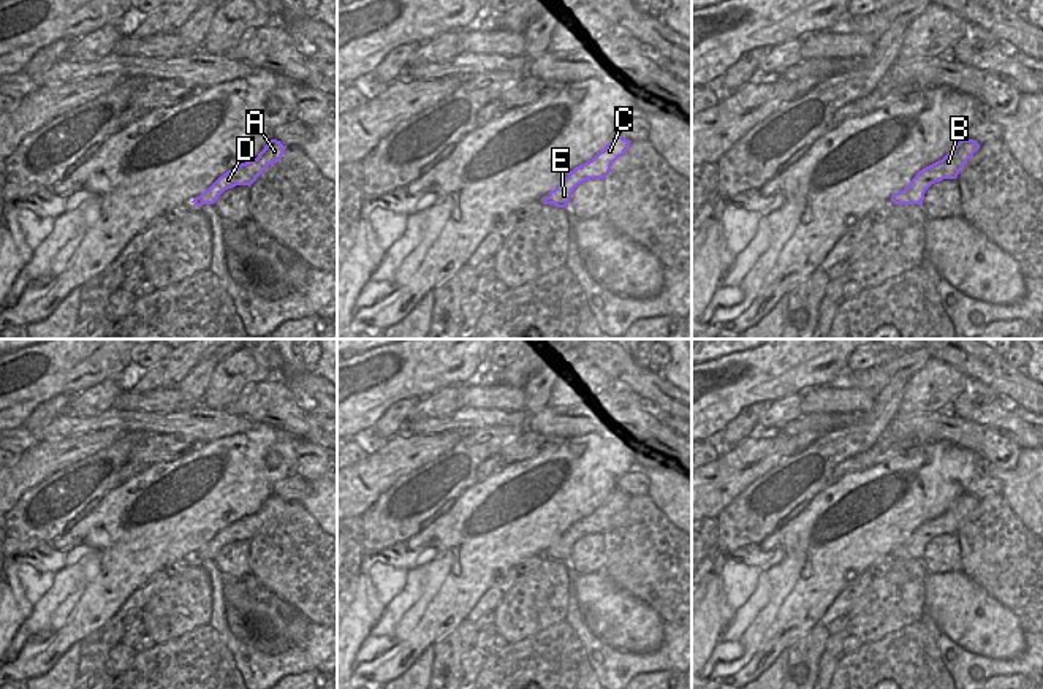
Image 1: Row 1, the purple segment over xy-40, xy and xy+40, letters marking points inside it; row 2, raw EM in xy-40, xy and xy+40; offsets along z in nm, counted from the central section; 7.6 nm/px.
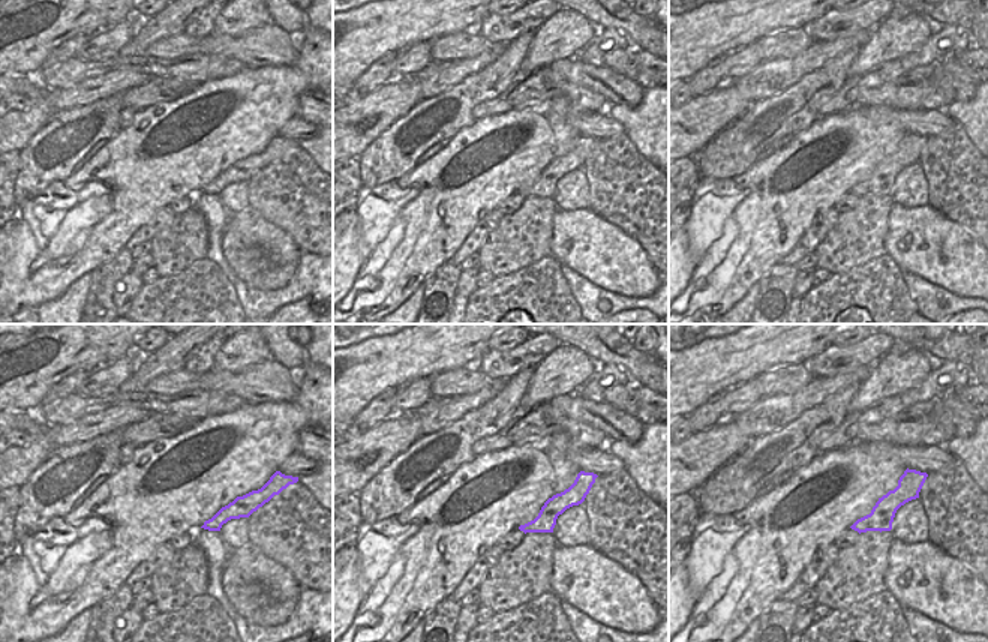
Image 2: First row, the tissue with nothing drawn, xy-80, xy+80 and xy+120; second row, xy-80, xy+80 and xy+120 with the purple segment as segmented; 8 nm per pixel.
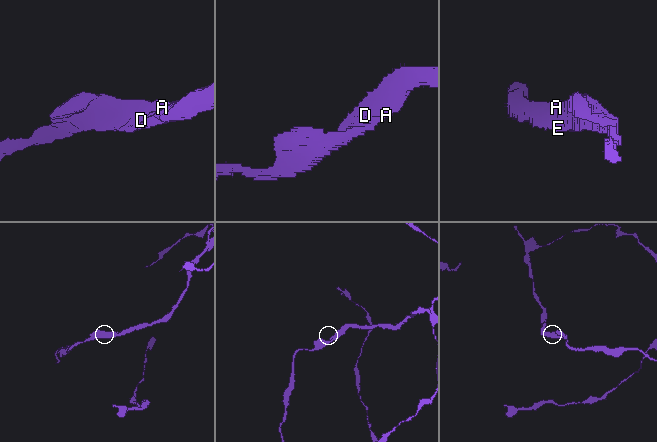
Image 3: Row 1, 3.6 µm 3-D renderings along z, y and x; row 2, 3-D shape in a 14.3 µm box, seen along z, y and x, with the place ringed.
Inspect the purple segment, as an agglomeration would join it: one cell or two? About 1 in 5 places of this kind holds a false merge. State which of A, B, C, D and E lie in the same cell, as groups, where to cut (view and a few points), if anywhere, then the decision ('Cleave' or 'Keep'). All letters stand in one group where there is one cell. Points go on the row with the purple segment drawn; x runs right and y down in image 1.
Groups: A B C D E. No split. Keep

